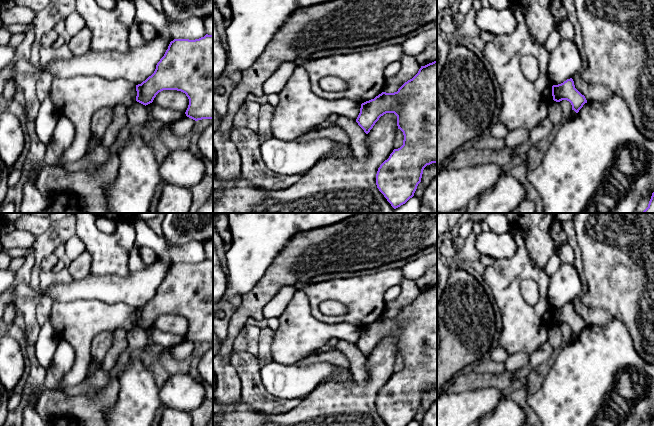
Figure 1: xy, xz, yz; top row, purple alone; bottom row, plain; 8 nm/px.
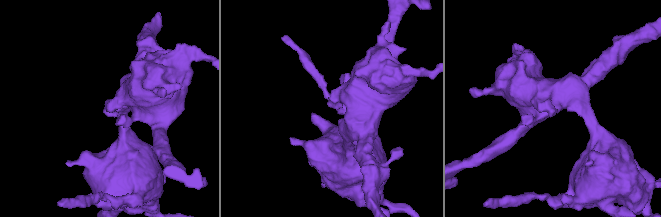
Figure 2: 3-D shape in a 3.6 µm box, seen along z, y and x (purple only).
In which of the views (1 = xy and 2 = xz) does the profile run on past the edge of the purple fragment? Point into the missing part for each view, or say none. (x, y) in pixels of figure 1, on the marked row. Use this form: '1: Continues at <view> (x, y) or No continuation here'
1: No continuation here
2: No continuation here

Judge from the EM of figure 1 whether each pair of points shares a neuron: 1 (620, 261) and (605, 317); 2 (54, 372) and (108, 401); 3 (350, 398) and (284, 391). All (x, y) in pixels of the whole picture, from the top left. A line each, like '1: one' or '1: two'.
1: two
2: two
3: two

